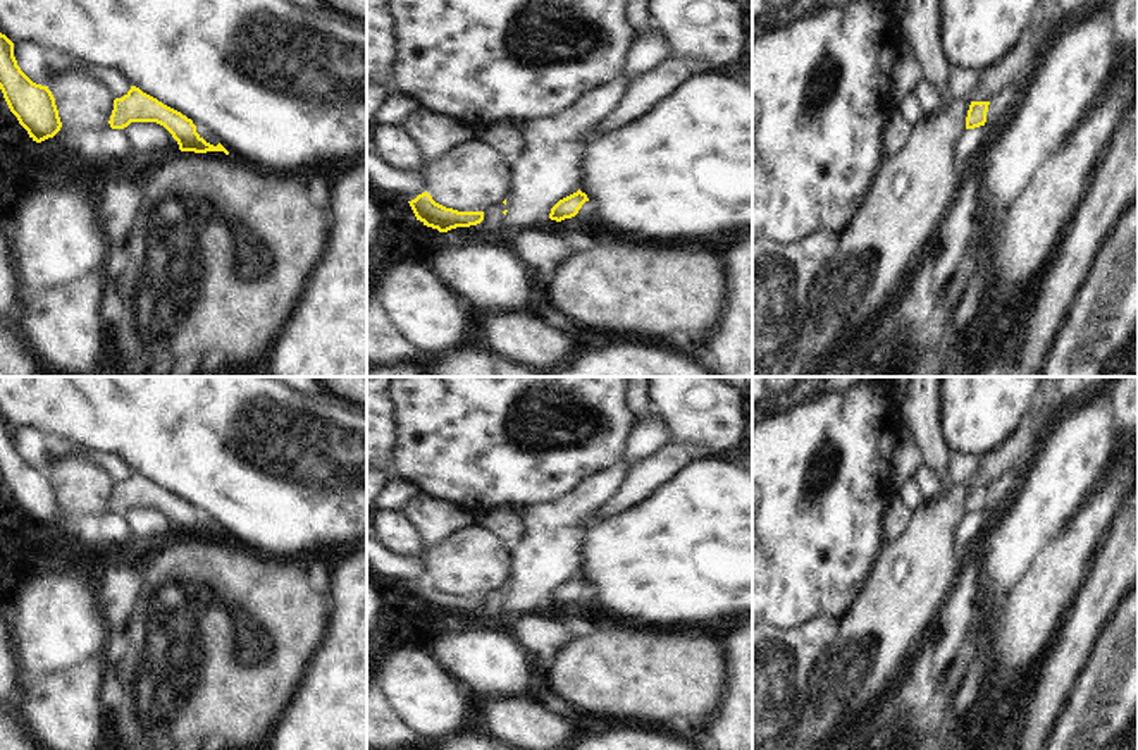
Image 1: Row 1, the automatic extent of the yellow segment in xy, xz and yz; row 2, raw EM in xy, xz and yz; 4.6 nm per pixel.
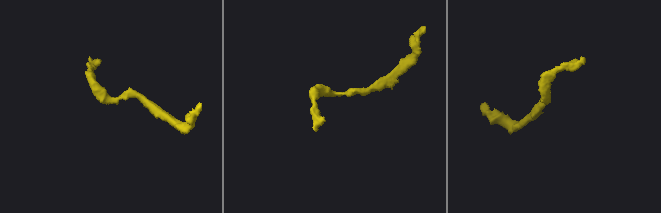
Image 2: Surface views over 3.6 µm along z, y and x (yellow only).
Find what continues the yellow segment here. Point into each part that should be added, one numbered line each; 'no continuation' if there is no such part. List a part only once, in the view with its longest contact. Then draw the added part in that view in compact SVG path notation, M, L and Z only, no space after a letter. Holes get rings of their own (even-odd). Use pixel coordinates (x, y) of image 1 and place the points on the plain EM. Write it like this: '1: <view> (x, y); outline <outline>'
no continuation

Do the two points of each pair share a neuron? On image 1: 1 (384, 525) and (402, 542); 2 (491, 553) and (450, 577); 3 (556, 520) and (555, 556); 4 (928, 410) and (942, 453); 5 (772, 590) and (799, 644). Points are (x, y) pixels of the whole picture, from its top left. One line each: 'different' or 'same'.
1: same
2: same
3: same
4: same
5: different

